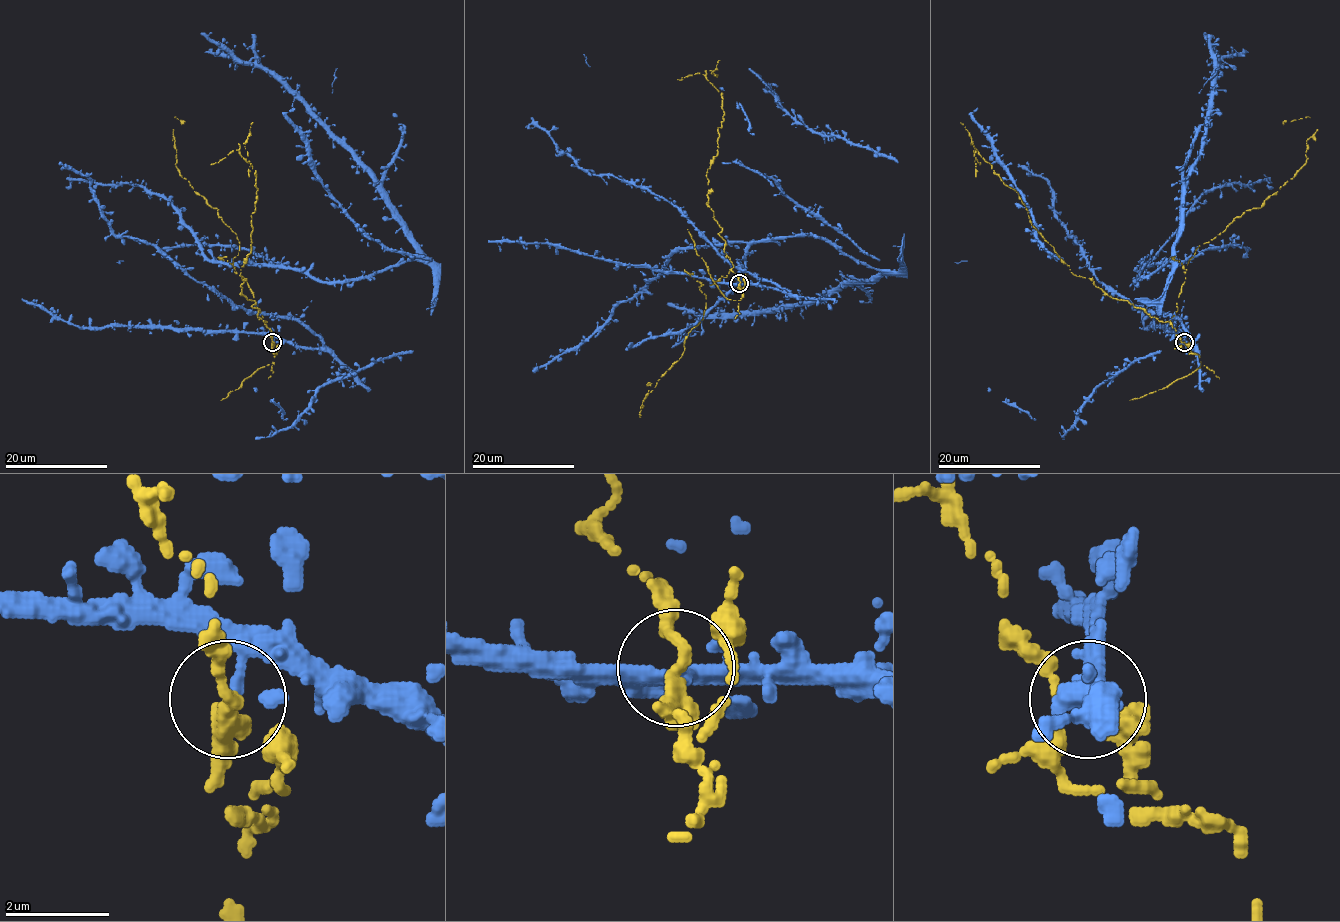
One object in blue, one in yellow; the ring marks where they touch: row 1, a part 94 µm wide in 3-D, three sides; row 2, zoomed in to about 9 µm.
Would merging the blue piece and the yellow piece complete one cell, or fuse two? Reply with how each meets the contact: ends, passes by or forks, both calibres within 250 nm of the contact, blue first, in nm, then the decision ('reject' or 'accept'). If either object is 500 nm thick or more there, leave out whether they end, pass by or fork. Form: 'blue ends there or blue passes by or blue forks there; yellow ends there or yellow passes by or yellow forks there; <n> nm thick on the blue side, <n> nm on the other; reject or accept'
blue ends there; yellow passes by; 220 nm thick on the blue side, 320 nm on the other; reject

